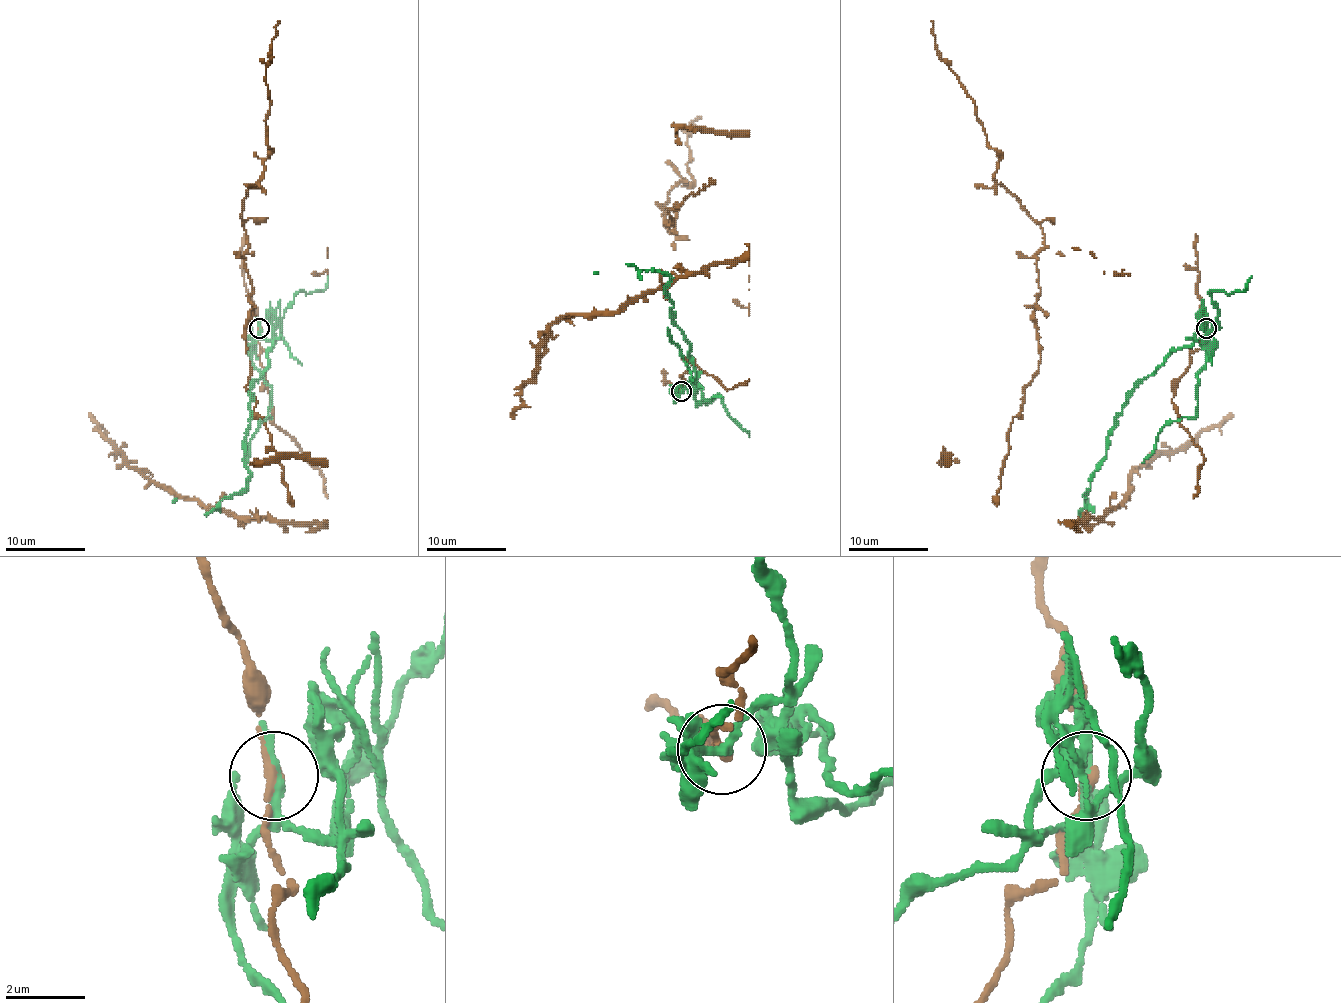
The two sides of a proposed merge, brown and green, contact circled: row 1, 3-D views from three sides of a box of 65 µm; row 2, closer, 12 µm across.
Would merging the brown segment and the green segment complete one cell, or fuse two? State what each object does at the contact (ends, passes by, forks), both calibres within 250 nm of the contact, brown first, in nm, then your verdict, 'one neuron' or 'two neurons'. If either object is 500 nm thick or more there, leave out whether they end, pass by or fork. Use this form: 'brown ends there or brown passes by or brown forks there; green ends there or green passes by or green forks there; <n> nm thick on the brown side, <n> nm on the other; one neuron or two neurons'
brown passes by; green passes by; 240 nm thick on the brown side, 190 nm on the other; two neurons

